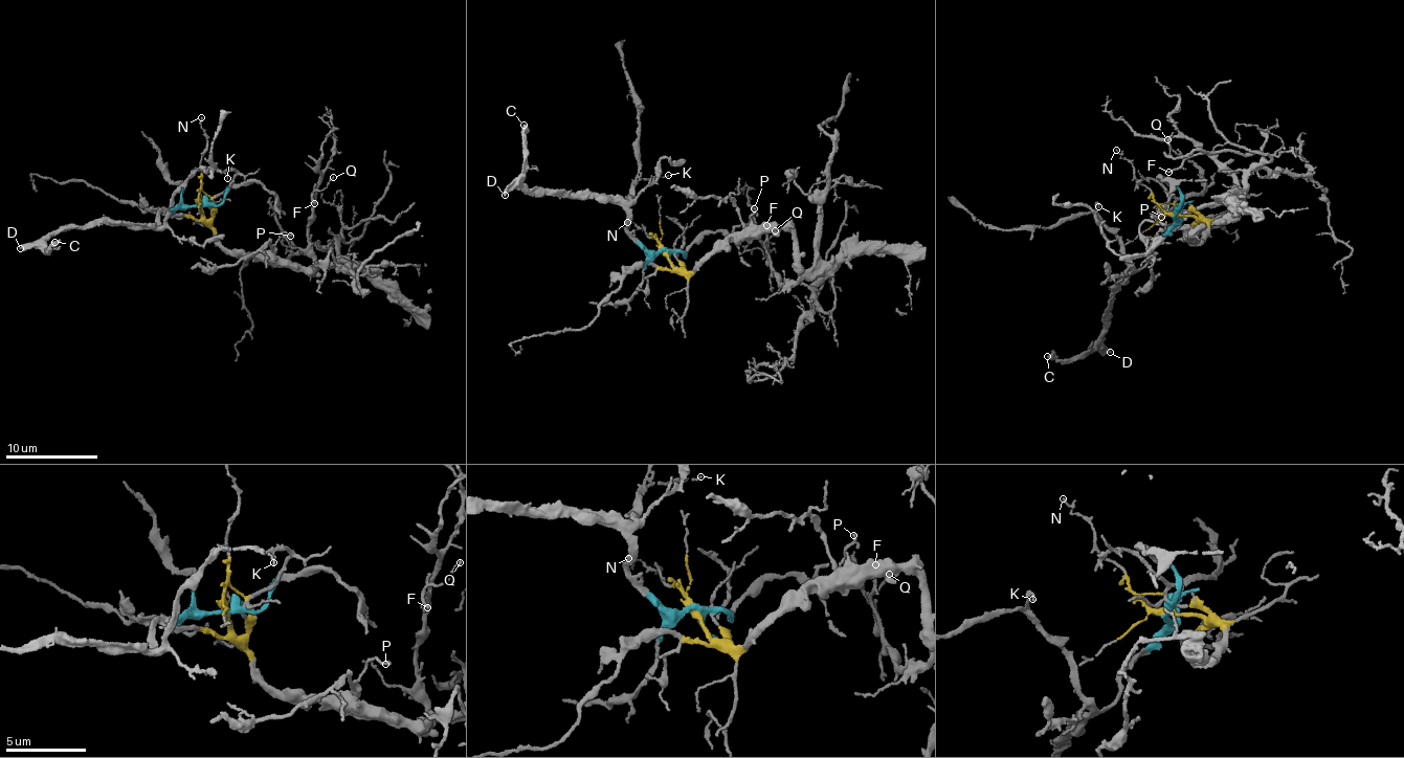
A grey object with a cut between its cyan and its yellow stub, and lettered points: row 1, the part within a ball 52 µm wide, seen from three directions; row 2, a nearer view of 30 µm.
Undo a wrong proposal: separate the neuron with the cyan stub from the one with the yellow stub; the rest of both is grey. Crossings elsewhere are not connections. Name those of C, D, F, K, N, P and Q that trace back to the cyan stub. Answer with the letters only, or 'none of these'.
C, D, K

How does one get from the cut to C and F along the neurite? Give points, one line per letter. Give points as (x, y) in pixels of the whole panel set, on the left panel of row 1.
C: (203, 205), (166, 208), (159, 214), (159, 226), (91, 221), (63, 226), (48, 239), (47, 250), (53, 241)
F: (202, 206), (215, 242), (257, 258), (312, 269), (310, 272), (315, 260), (309, 235), (314, 202)

